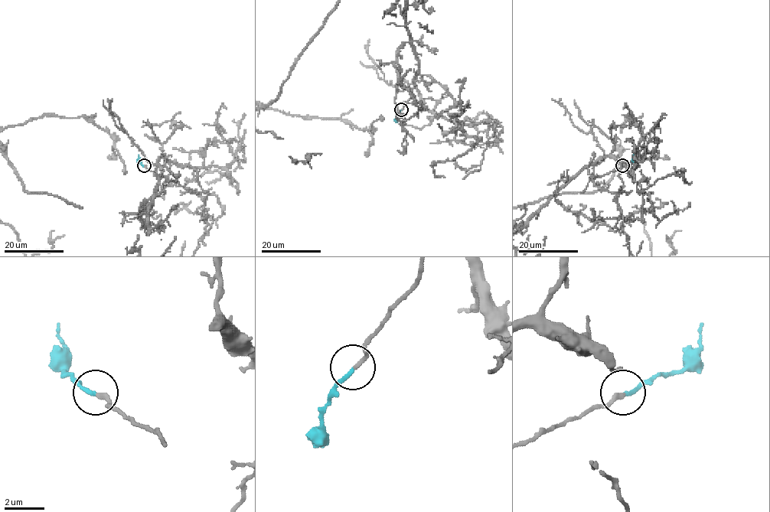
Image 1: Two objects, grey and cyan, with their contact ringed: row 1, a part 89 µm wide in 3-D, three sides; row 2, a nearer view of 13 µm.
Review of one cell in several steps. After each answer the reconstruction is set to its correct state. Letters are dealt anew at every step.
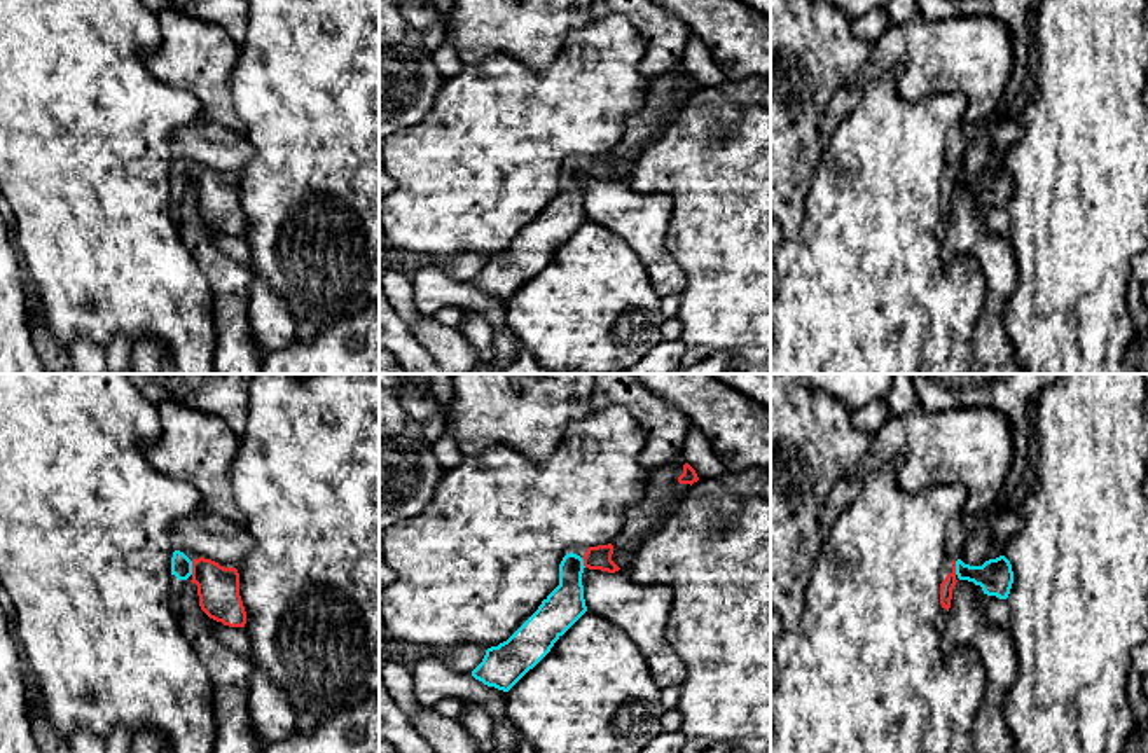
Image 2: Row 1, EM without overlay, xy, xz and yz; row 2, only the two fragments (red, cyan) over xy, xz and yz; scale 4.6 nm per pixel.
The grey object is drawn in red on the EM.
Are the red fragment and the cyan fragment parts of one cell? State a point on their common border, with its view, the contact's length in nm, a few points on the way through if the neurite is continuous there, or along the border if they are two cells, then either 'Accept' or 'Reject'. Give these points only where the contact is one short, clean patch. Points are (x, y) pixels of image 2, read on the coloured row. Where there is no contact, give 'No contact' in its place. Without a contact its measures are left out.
Touches red at xy (193, 568). Shared border 60 nm. Path across: xy (217, 587), (193, 568), (180, 565). Accept

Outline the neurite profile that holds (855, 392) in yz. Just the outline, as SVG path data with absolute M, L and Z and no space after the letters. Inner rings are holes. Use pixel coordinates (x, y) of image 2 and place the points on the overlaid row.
M799 374L807 390L821 391L840 402L851 414L884 400L895 374Z

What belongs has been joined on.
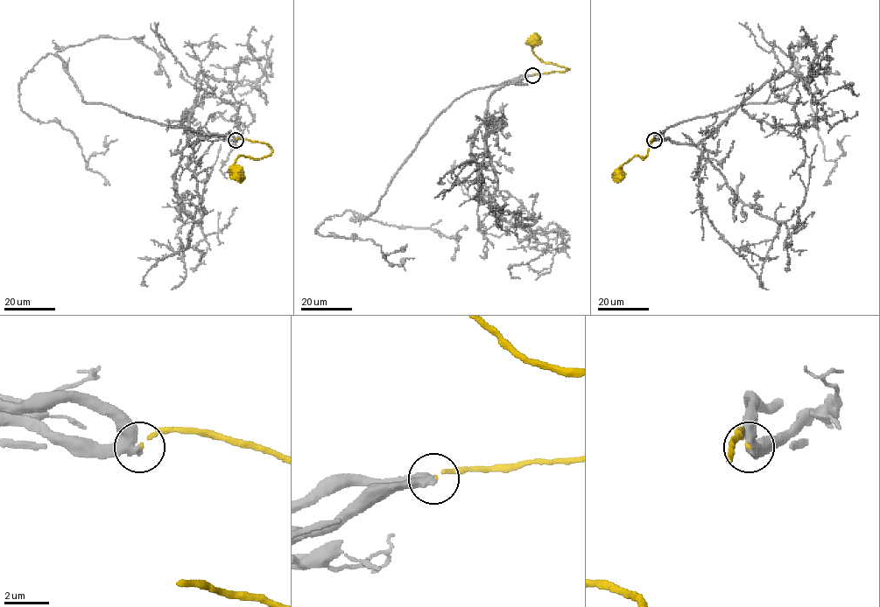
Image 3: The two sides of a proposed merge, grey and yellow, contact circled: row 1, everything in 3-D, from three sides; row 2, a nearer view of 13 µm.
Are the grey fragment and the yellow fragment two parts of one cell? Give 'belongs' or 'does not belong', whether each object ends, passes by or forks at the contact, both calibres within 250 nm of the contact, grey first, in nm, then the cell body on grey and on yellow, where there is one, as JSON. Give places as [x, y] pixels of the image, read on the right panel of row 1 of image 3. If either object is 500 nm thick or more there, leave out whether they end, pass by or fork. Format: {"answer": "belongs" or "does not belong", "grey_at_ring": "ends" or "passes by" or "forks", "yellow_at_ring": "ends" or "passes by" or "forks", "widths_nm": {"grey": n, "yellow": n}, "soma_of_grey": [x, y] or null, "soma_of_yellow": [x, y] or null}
{"answer": "belongs", "grey_at_ring": "passes by", "yellow_at_ring": "ends", "widths_nm": {"grey": 400, "yellow": 130}, "soma_of_grey": null, "soma_of_yellow": [619, 176]}

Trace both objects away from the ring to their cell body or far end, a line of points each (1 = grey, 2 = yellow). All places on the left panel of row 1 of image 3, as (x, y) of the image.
1: (235, 140), (87, 102), (49, 53), (26, 73), (21, 109), (69, 129), (85, 161), (103, 153), (109, 136)
2: (235, 140), (265, 143), (271, 150), (269, 155), (256, 158), (239, 156), (233, 168), (233, 177), (237, 177)

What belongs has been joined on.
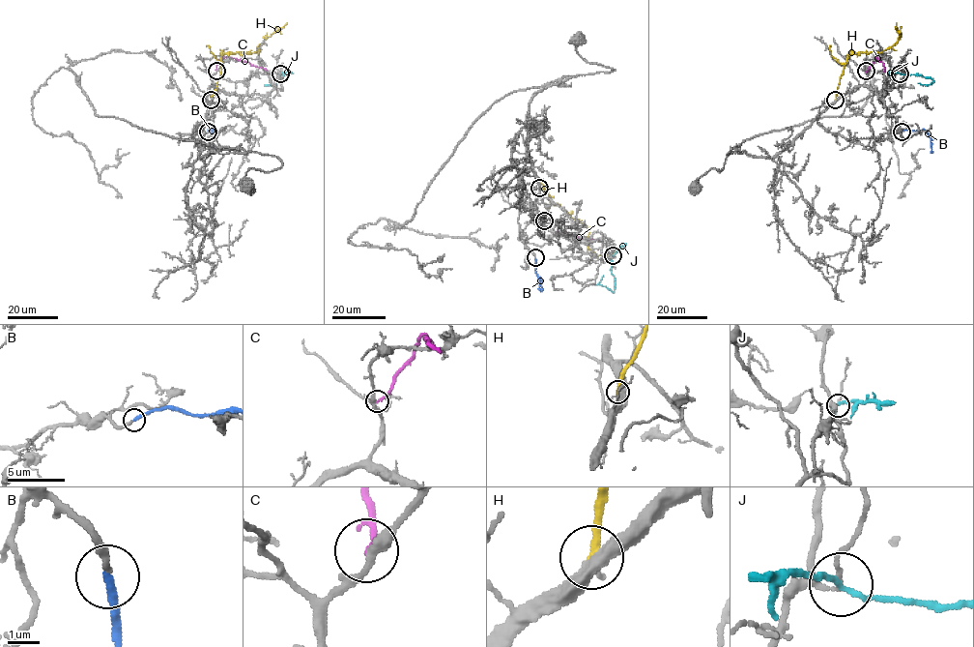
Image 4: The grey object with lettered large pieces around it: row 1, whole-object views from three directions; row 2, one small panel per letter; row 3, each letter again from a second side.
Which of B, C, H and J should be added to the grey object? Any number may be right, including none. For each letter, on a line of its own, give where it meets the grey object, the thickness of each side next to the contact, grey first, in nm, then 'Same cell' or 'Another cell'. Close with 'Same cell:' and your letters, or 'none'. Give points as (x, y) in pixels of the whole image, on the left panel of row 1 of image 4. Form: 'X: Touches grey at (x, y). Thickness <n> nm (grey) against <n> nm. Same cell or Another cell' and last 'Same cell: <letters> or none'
B: Touches grey at (208, 132). Thickness 220 nm (grey) against 260 nm. Same cell
C: Touches grey at (216, 71). Thickness 280 nm (grey) against 180 nm. Another cell
H: Touches grey at (211, 100). Thickness 400 nm (grey) against 280 nm. Another cell
J: Touches grey at (280, 73). Thickness 110 nm (grey) against 150 nm. Another cell
Same cell: B

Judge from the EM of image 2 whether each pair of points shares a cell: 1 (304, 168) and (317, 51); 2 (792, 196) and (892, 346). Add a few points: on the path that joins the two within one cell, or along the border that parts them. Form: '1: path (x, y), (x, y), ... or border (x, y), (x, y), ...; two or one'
1: path (317, 138), (317, 81); one
2: border (815, 175), (806, 194), (804, 219), (788, 240); two

